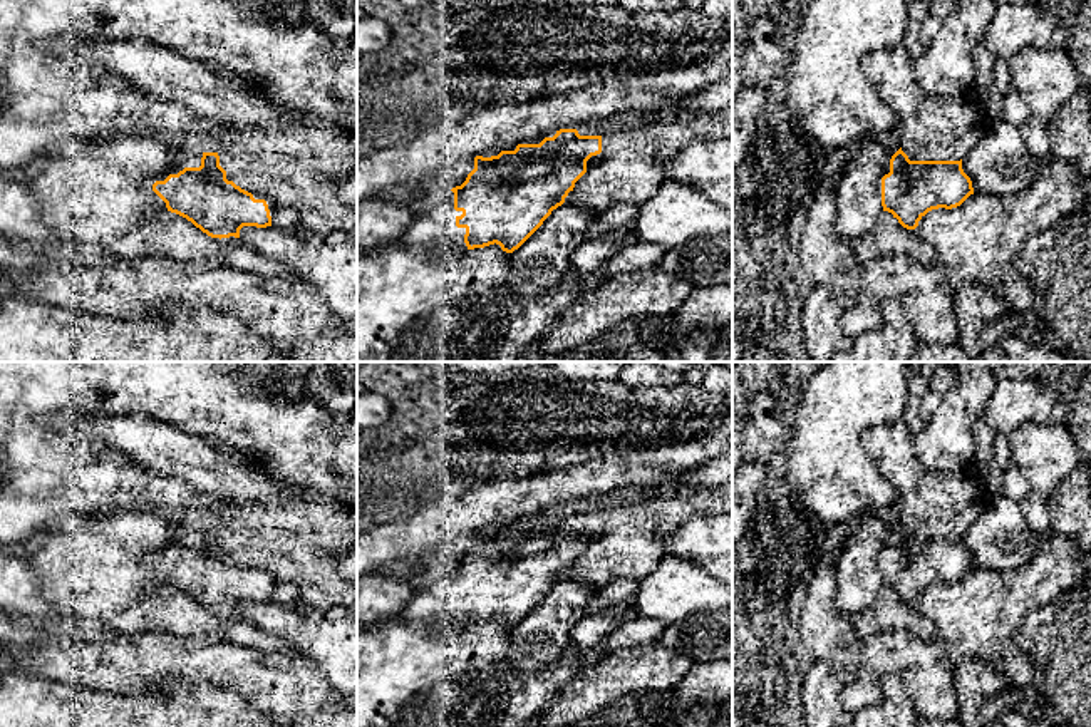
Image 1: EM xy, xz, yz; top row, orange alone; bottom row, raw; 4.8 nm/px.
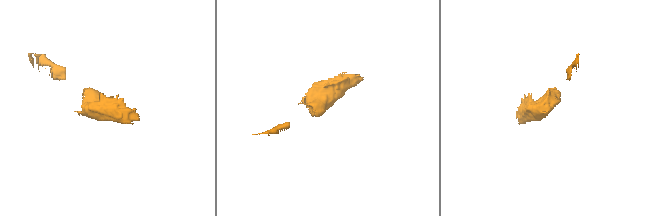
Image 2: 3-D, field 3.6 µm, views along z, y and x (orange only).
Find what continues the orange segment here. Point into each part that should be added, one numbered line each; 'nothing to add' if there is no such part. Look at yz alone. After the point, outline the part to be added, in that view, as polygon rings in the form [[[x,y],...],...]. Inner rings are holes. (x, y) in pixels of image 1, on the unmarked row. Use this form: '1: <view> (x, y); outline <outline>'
nothing to add

